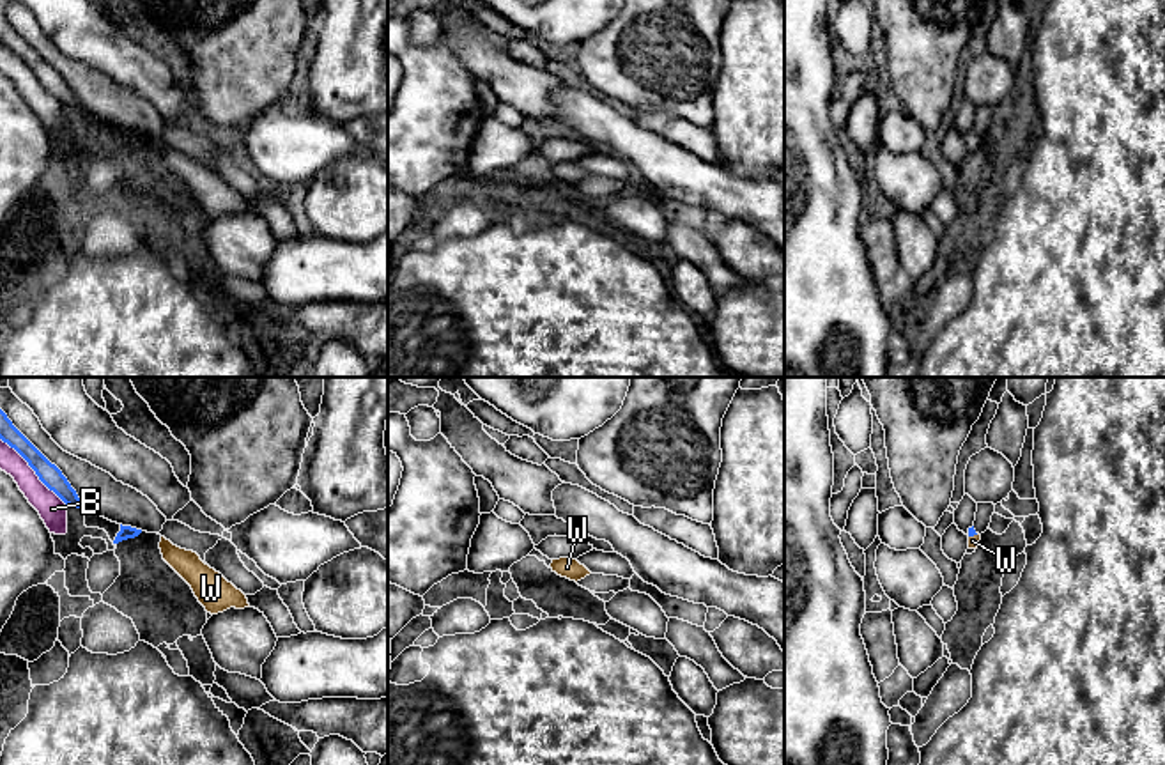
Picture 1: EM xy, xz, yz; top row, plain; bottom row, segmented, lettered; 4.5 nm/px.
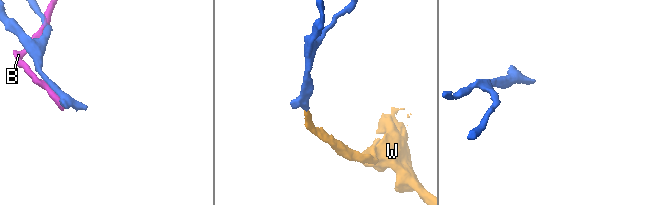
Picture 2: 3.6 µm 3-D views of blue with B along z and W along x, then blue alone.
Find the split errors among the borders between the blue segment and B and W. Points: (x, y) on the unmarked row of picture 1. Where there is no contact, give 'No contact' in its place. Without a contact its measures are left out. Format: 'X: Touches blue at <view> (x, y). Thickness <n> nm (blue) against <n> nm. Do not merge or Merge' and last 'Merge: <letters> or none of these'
B: Touches blue at xy (34, 73). Thickness 100 nm (blue) against 120 nm. Do not merge
W: Touches blue at yz (972, 139). Thickness 30 nm (blue) against 50 nm. Merge
Merge: W

